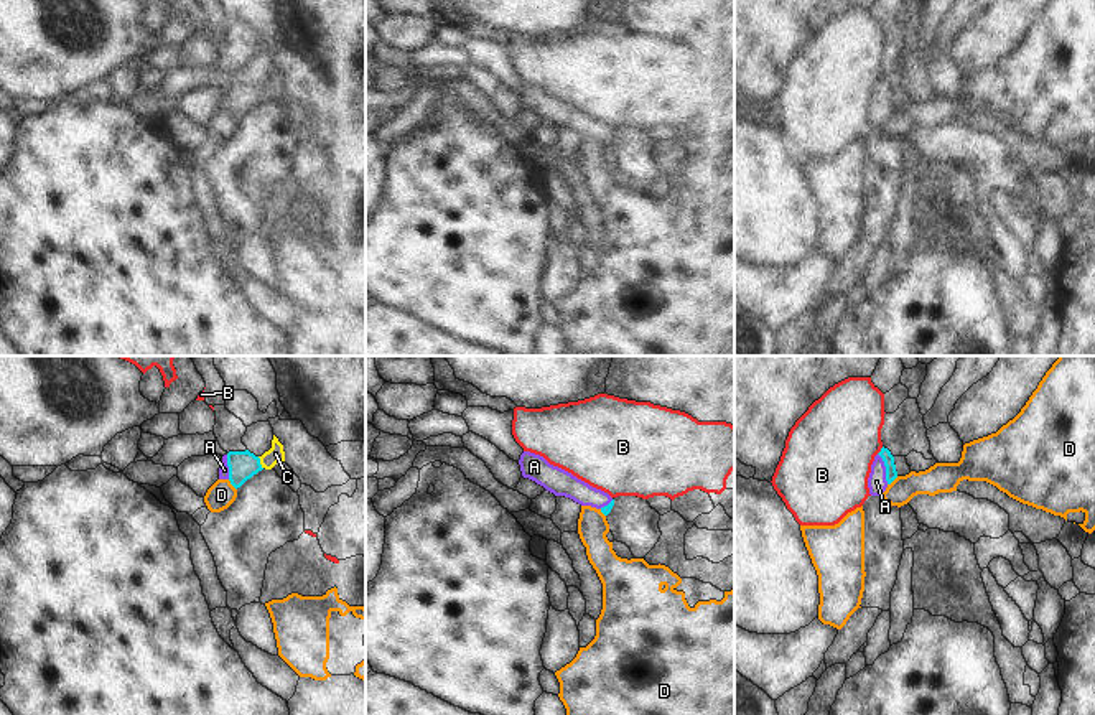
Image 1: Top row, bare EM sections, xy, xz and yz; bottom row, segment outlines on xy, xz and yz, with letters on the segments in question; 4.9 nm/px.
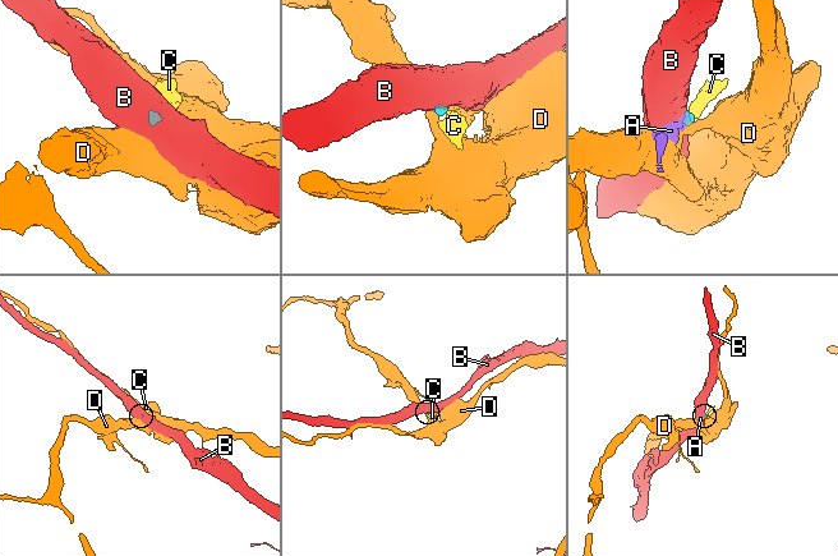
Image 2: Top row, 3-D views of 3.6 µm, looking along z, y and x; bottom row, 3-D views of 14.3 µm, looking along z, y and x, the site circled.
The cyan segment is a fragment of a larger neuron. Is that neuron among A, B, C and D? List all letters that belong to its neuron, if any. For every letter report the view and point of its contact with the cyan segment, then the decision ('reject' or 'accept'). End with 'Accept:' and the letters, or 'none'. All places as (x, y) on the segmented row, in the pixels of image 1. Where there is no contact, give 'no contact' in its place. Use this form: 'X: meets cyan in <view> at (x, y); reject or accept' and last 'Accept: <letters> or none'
A: meets cyan in yz at (886, 468); accept
B: meets cyan in yz at (881, 450); reject
C: meets cyan in xy at (259, 463); accept
D: meets cyan in xy at (231, 483); reject
Accept: A, C

